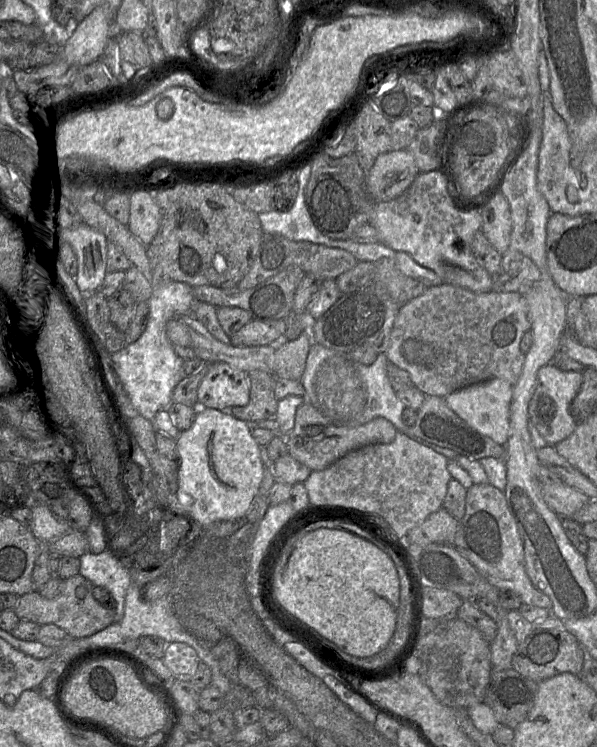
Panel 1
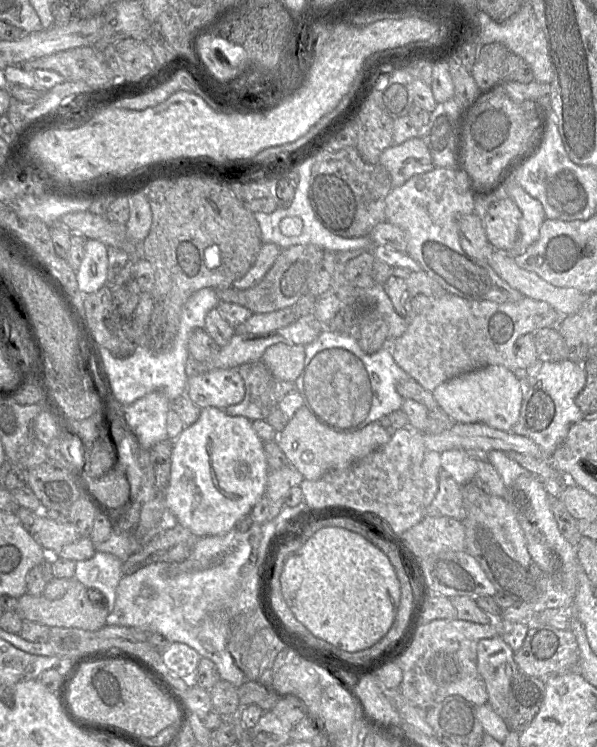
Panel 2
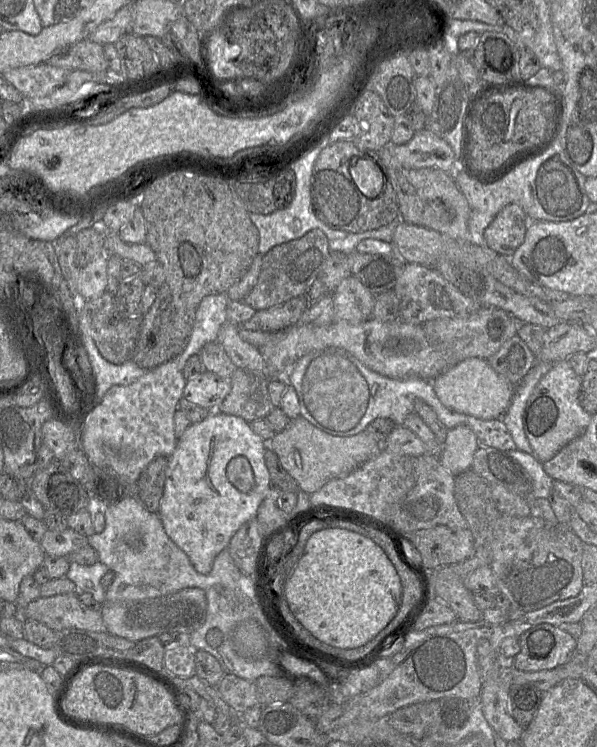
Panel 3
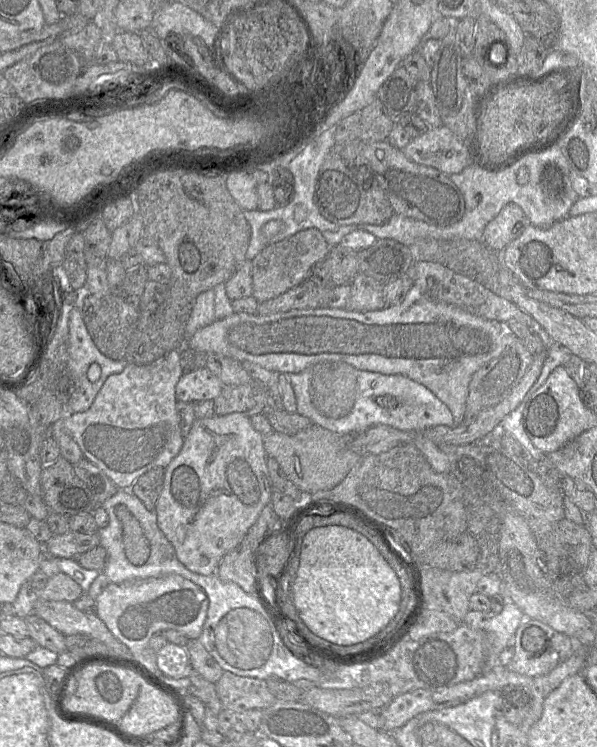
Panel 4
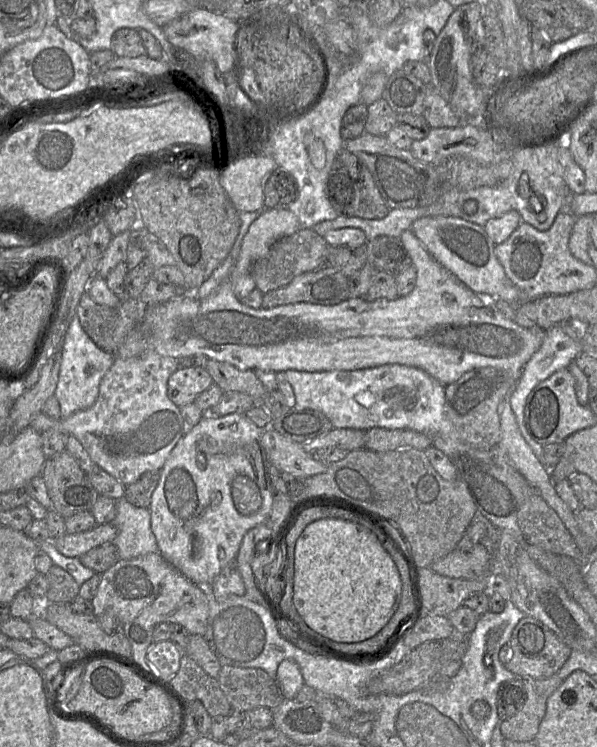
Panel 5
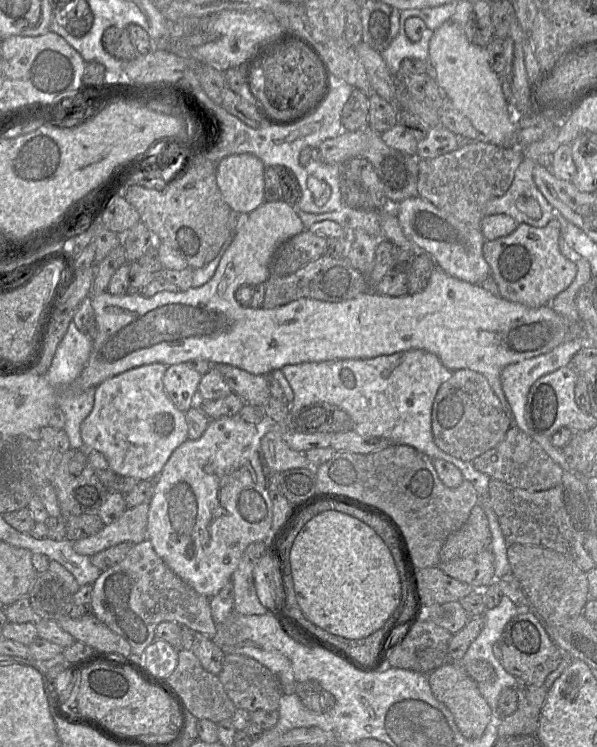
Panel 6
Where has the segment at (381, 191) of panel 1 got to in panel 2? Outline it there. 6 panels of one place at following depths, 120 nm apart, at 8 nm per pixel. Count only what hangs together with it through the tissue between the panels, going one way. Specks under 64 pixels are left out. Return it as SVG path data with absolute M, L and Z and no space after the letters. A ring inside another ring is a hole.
M420 137L392 144L383 150L378 163L388 171L393 187L404 184L416 174L435 168L431 154Z

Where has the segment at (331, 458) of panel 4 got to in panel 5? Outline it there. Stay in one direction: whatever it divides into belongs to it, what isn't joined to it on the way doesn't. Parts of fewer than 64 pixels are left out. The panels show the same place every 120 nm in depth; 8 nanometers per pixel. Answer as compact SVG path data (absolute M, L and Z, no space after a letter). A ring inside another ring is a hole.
M271 427L262 430L261 445L268 463L295 477L308 478L327 469L328 465L316 460L300 443L288 440Z

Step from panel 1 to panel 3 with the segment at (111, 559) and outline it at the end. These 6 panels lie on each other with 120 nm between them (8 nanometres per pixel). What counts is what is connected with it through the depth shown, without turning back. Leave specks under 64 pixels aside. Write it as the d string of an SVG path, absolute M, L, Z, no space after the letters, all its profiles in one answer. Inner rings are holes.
M98 561L94 565L85 566L70 562L66 577L75 583L78 594L90 593L100 603L106 602L106 589L101 584L102 577L109 568Z

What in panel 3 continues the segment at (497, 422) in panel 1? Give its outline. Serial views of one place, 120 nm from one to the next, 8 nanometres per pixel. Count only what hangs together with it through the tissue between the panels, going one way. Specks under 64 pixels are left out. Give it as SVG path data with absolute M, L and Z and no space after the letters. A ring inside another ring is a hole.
M470 358L449 367L432 381L440 402L447 408L482 420L502 418L515 394L515 385L498 374L488 359Z

